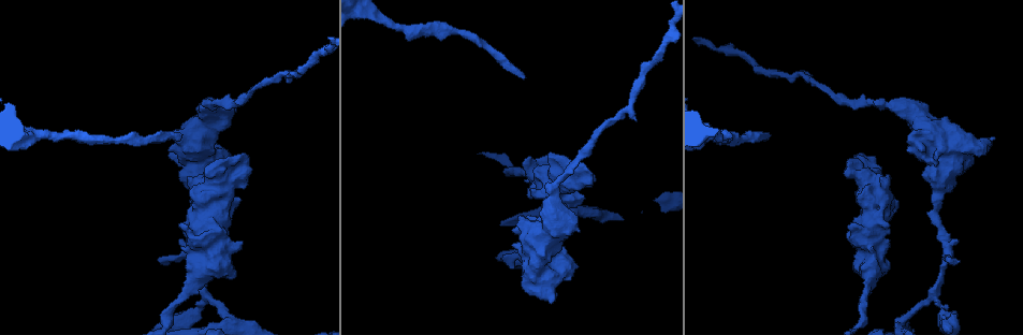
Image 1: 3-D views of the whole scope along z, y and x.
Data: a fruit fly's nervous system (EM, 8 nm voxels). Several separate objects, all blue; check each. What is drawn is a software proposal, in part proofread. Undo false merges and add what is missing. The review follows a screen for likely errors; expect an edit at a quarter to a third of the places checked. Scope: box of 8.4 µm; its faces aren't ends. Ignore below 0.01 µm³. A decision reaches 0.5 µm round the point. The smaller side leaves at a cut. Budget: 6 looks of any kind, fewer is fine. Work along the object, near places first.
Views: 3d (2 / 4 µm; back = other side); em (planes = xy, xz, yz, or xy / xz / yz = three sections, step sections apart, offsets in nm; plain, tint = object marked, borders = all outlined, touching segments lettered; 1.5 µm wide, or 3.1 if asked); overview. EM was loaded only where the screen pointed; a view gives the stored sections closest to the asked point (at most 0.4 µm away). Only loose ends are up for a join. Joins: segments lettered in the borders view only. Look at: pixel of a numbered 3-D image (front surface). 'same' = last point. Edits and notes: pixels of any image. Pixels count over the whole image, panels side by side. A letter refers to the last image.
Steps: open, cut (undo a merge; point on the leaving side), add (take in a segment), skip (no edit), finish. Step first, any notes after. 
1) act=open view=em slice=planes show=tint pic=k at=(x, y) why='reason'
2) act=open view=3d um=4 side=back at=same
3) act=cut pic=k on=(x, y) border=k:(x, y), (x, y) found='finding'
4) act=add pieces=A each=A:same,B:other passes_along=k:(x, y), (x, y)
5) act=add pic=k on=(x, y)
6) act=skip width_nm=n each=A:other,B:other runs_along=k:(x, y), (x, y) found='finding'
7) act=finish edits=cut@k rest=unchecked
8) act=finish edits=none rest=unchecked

act=open view=3d um=4 pic=1 at=(511, 266)

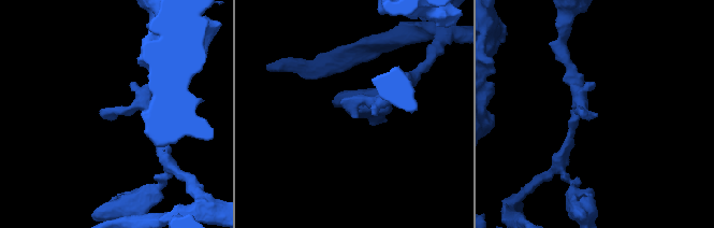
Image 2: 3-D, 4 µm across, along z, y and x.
act=open view=em slice=xz step=8 show=tint pic=2 at=(357, 117)

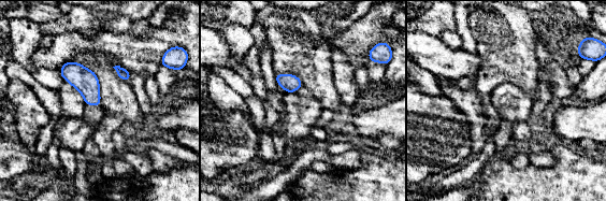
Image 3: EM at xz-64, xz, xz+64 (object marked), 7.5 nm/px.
act=open view=em slice=planes show=borders at=same

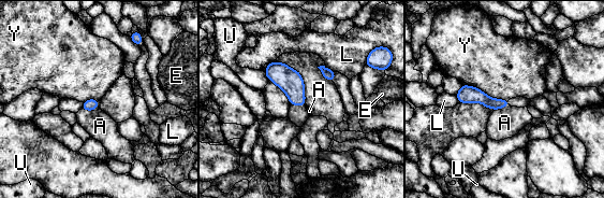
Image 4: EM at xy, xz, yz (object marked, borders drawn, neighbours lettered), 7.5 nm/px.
act=skip longest_contact=Y:380nm each=A:other,E:other,L:other,U:other,Y:other runs_along=4:(459, 95), (506, 102) found='no lettered segment goes on from it'

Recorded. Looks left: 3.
act=open view=3d um=4 pic=1 at=(233, 159) why='thick end'

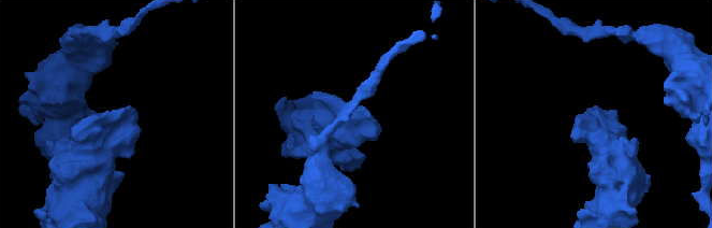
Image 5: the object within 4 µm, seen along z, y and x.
act=open view=em um=3.1 slice=planes show=borders pic=5 at=(585, 112) arm_widths_nm=240,550

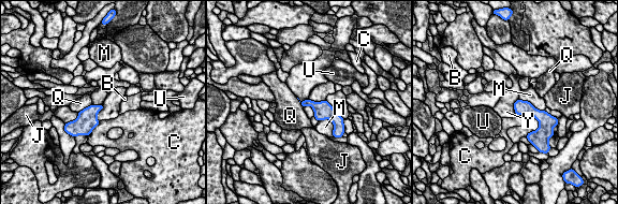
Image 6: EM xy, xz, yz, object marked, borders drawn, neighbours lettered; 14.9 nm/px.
act=skip each=B:other,C:other,J:other,M:other,Q:other,U:other,Y:other border=6:(103, 104), (97, 114), (99, 121) found='none of them fits'

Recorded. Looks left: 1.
act=finish edits=none rest=unchecked

